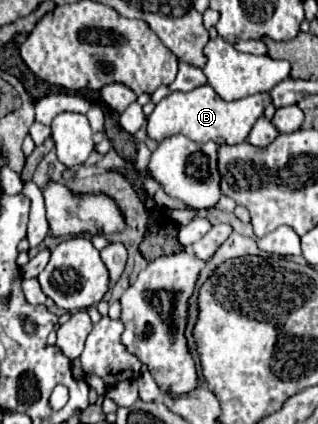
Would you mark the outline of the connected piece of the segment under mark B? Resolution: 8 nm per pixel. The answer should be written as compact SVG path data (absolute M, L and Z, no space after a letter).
M202 84L190 92L170 92L166 98L162 98L154 112L148 116L148 136L154 140L164 140L174 134L184 134L194 142L208 142L214 140L218 146L220 144L240 144L248 138L250 128L254 122L264 114L266 106L270 104L270 94L254 94L242 100L226 102L222 100L210 84Z

